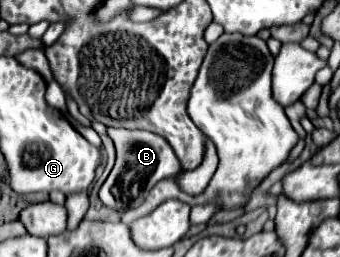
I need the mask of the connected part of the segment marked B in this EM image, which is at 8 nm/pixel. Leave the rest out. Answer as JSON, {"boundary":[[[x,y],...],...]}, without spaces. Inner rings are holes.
{"boundary":[[[109,127],[107,135],[115,143],[117,161],[111,175],[107,177],[107,181],[99,191],[99,199],[107,207],[113,207],[115,211],[125,211],[127,207],[139,207],[157,181],[169,175],[177,175],[181,171],[179,159],[171,151],[171,145],[163,137],[151,131],[129,131],[129,129]]]}

